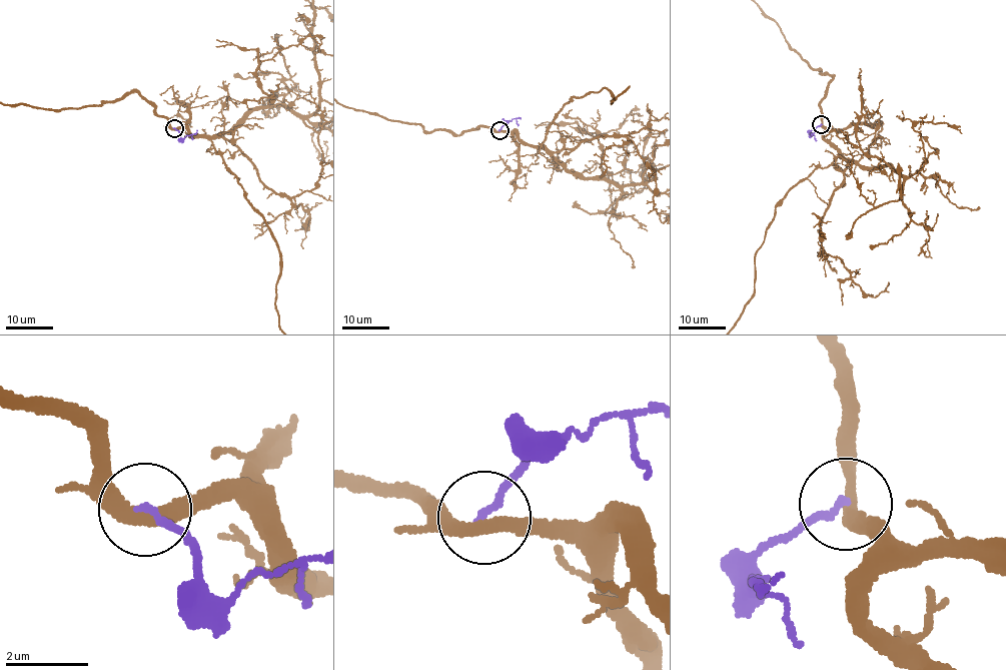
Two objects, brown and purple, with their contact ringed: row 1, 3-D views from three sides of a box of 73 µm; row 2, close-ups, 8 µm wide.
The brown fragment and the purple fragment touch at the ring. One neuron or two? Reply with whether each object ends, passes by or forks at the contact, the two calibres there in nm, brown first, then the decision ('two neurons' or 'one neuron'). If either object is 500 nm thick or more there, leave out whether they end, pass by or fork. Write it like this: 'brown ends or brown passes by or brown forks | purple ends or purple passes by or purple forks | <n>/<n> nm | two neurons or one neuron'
brown passes by | purple ends | 340/170 nm | two neurons

